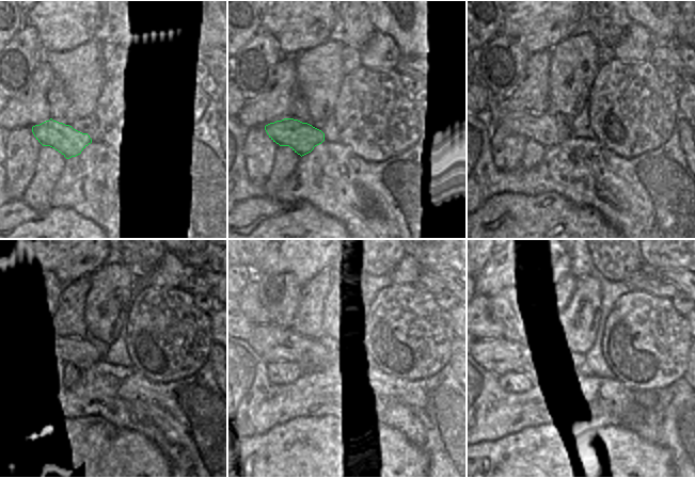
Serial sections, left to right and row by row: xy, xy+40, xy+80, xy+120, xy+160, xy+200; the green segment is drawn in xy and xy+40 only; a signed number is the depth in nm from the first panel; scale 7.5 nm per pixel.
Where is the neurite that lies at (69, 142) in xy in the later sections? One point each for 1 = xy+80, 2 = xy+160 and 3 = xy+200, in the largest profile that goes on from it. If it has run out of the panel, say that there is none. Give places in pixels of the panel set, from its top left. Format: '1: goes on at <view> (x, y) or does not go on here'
1: goes on at xy+80 (534, 127)
2: goes on at xy+160 (269, 344)
3: goes on at xy+200 (500, 355)

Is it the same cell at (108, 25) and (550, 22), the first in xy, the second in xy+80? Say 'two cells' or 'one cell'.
two cells

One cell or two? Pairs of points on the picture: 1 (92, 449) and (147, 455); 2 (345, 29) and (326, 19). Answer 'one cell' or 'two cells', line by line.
1: one cell
2: two cells

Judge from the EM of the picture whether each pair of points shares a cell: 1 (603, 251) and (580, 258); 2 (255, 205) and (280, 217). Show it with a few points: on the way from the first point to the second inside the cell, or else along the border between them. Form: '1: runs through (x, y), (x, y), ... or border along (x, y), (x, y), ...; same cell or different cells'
1: border along (588, 250), (591, 263), (595, 266); different cells
2: runs through (262, 211), (267, 217), (273, 217); same cell

